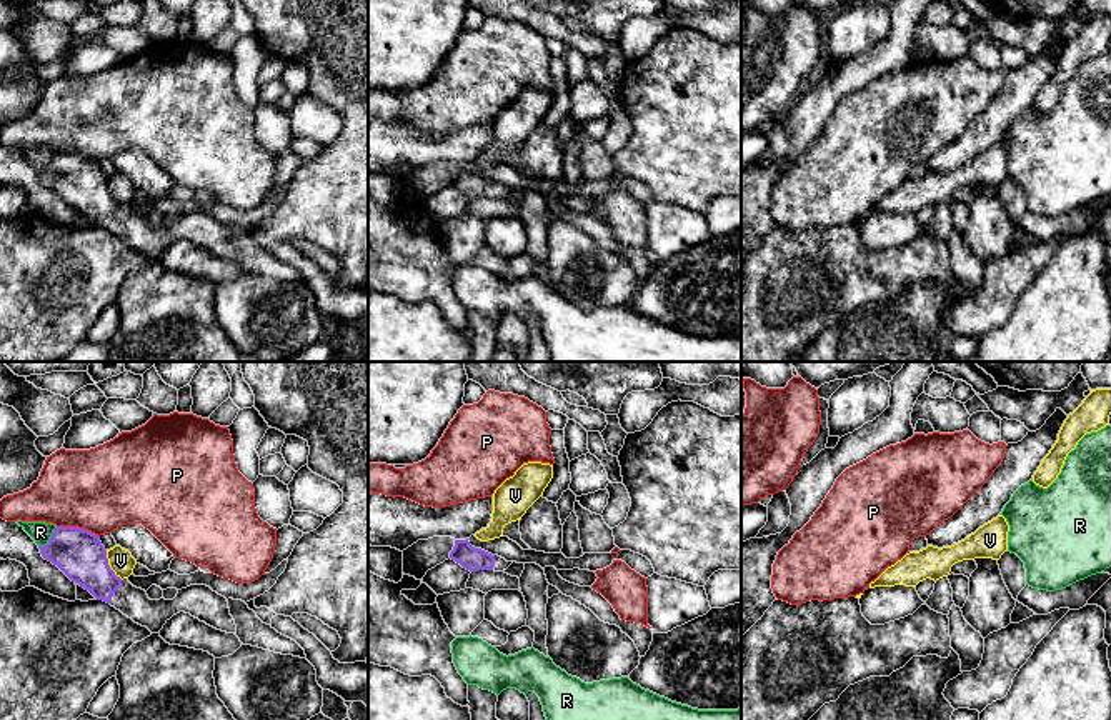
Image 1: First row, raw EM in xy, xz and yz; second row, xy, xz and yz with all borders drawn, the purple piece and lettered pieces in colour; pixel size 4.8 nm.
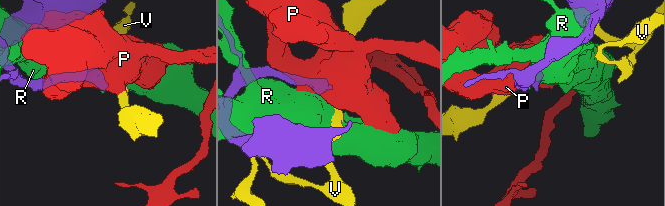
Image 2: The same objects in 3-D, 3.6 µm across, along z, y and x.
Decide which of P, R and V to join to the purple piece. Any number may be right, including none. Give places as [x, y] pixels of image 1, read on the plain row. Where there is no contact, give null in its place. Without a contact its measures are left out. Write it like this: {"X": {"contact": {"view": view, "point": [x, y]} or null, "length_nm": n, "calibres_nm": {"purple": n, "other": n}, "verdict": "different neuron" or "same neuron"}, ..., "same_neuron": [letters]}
{"P": {"contact": {"view": "xy", "point": [77, 154]}, "length_nm": 220, "calibres_nm": {"purple": 240, "other": 400}, "verdict": "different neuron"}, "R": {"contact": {"view": "xy", "point": [50, 165]}, "length_nm": 130, "calibres_nm": {"purple": 240, "other": 100}, "verdict": "different neuron"}, "V": {"contact": {"view": "xy", "point": [109, 192]}, "length_nm": 170, "calibres_nm": {"purple": 240, "other": 120}, "verdict": "different neuron"}, "same_neuron": []}

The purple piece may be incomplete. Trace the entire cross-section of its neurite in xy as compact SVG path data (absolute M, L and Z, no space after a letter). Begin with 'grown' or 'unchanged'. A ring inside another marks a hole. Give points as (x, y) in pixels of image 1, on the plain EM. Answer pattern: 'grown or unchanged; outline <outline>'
grown; outline M57 153L45 173L38 172L45 187L57 192L72 208L88 217L147 253L160 260L163 252L177 240L185 238L207 252L237 260L228 228L207 212L190 212L178 217L173 227L150 227L147 218L120 205L108 192L107 177L100 163L78 153Z

